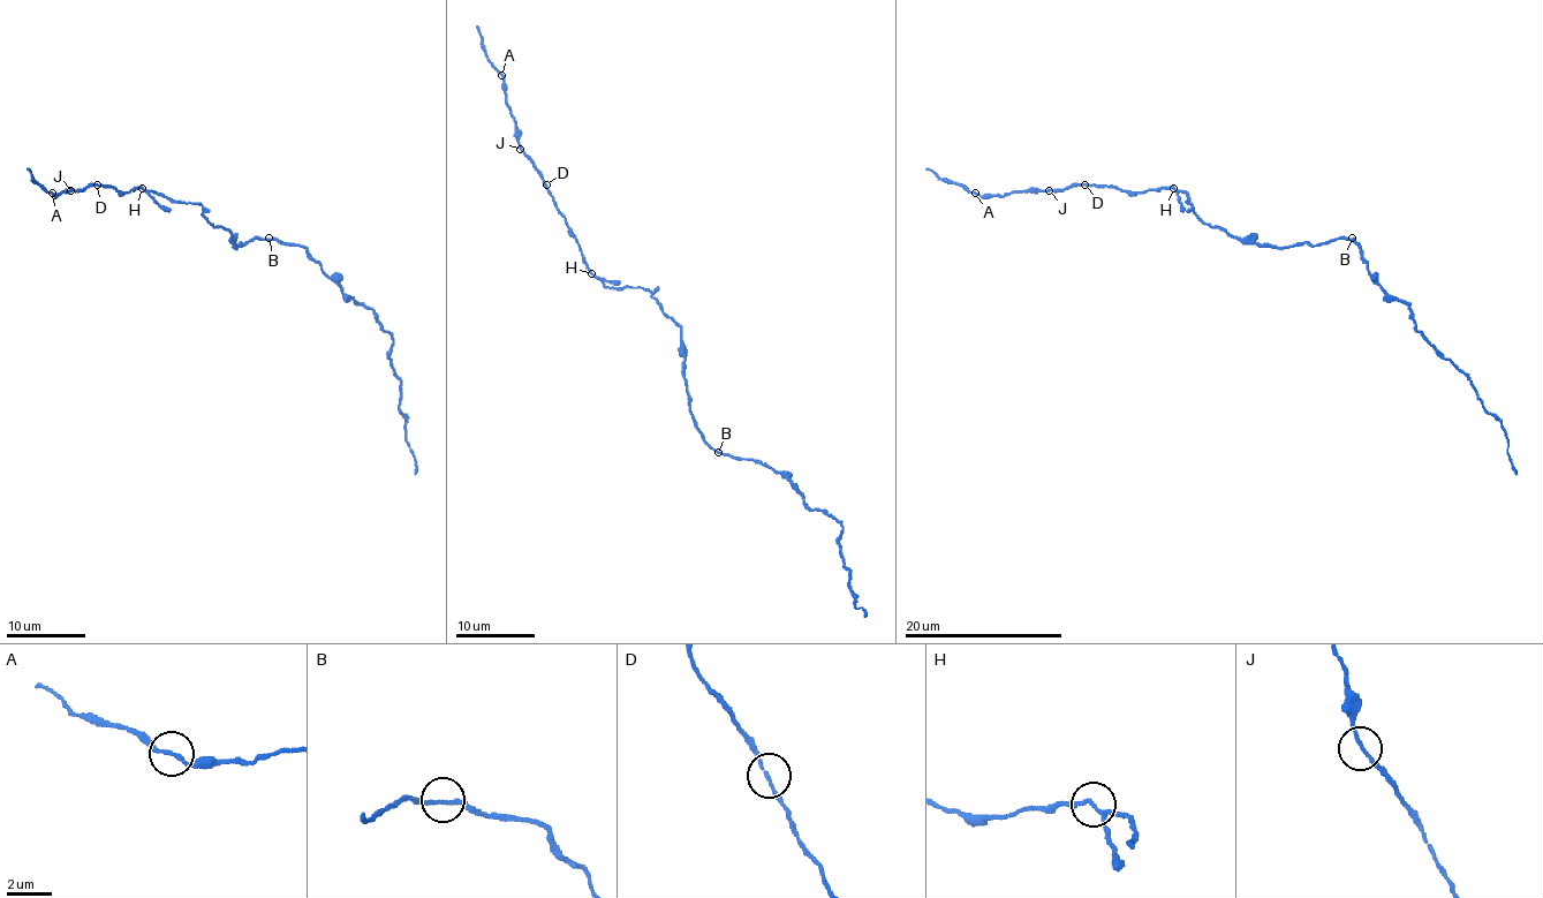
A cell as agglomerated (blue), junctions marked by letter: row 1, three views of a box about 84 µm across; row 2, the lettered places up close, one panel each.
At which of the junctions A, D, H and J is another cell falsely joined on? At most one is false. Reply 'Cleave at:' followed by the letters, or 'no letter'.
Cleave at: no letter

